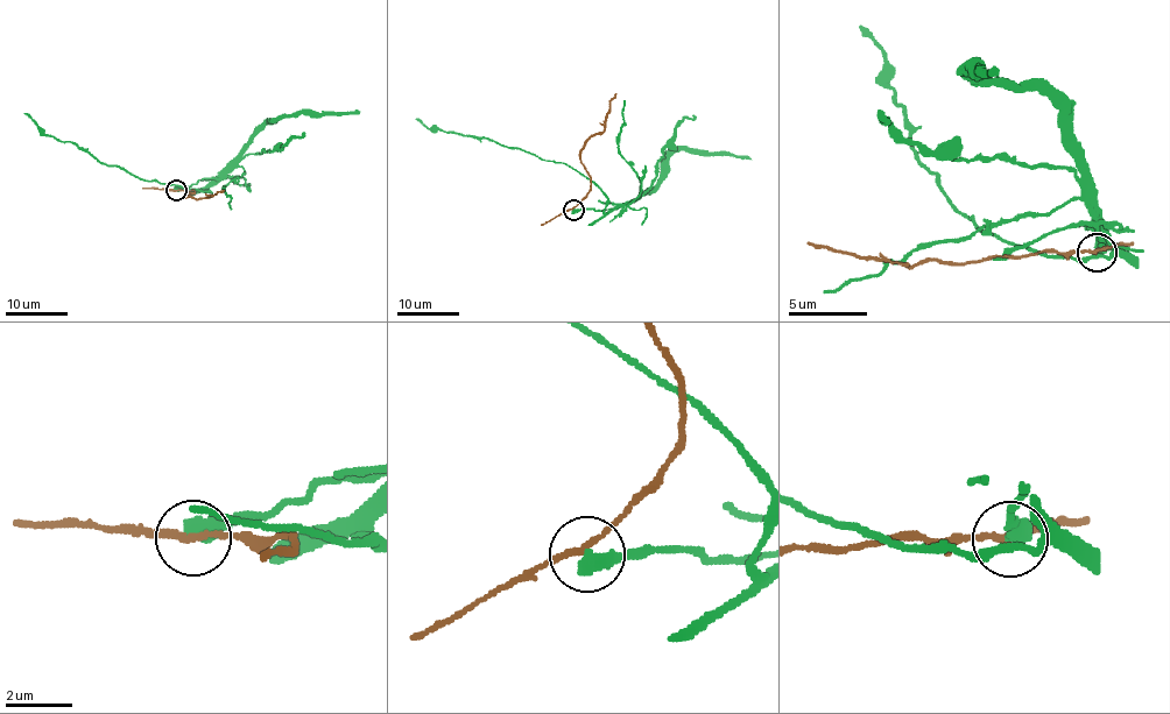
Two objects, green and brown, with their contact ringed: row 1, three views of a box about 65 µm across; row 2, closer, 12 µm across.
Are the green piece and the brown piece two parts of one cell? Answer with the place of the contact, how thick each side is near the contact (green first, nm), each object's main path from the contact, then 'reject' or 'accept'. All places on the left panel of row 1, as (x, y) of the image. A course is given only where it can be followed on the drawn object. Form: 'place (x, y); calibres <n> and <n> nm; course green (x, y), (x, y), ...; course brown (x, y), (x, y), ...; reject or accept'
place (176, 190); calibres 550 and 180 nm; course green (176, 190), (206, 179), (211, 192), (143, 181), (47, 135), (25, 113); course brown (175, 190), (194, 191), (184, 198), (205, 198), (224, 190); reject

